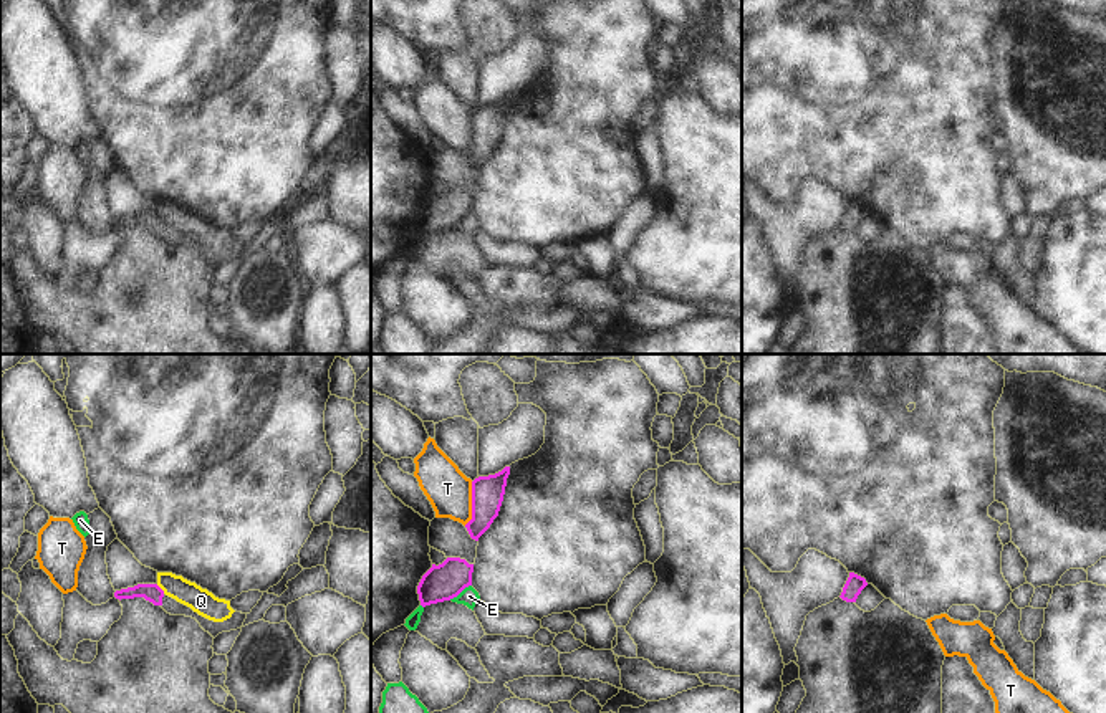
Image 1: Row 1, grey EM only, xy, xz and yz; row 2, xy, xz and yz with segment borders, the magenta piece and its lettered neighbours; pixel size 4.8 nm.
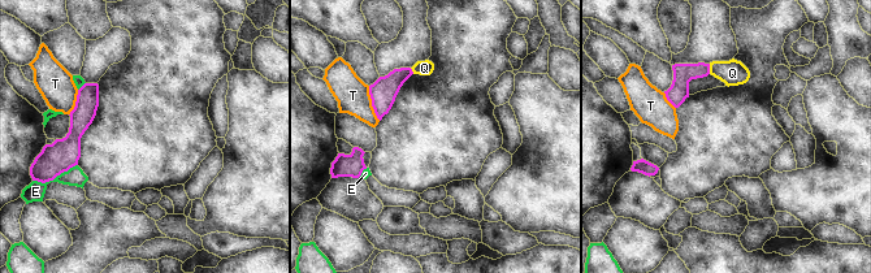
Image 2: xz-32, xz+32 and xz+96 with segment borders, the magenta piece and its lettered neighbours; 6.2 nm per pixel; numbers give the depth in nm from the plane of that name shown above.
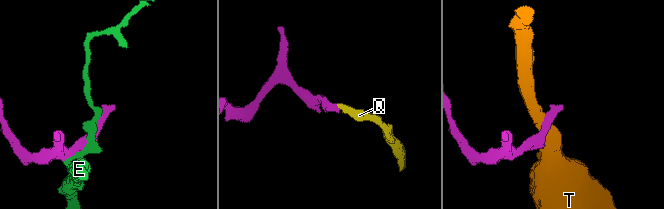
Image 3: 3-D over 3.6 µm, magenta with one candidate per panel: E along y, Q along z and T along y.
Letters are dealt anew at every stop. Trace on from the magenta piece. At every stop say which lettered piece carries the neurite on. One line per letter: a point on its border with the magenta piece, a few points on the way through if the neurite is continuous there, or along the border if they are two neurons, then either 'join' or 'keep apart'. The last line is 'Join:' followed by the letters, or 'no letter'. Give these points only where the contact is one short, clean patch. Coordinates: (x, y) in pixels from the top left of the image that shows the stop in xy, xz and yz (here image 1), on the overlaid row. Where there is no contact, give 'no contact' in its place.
E: meets magenta in xz at (459, 593); keep apart
Q: meets magenta in xy at (161, 589); border along xy (156, 584), (164, 593); keep apart
T: meets magenta in xz at (472, 503); border along xz (472, 482), (472, 516), (464, 525); keep apart
Join: no letter

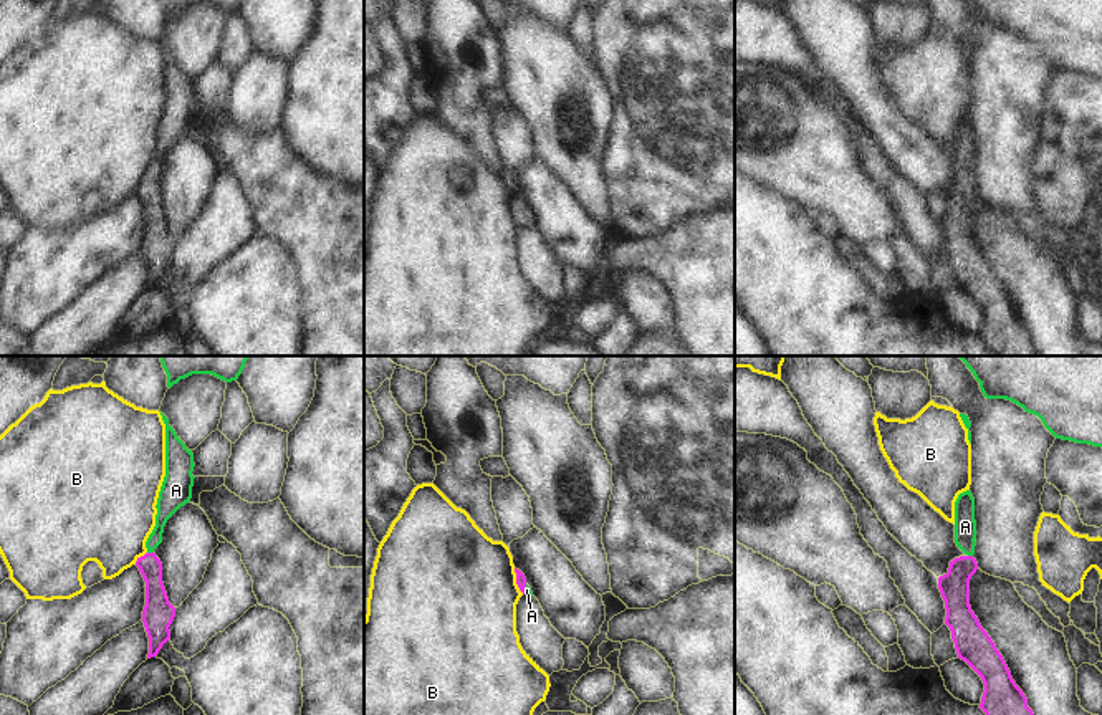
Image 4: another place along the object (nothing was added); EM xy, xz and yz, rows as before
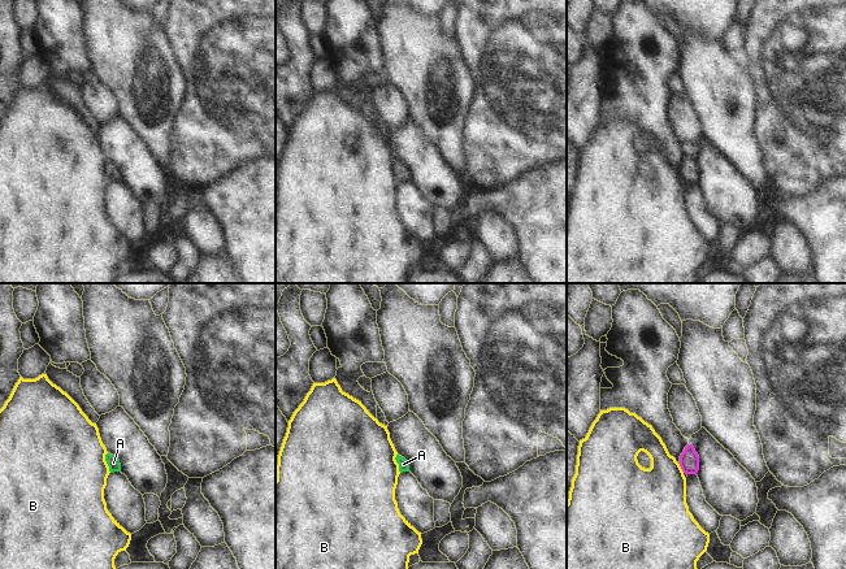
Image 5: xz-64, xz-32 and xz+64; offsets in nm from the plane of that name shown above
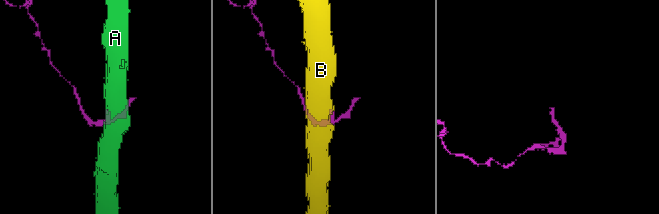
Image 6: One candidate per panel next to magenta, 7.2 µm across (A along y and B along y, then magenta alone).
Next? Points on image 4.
A: meets magenta in xy at (151, 553); runs through xy (149, 565), (151, 553), (151, 543), (167, 505); join
B: meets magenta in xz at (517, 581); border along xz (513, 568), (517, 586), (523, 593); keep apart
Join: A

